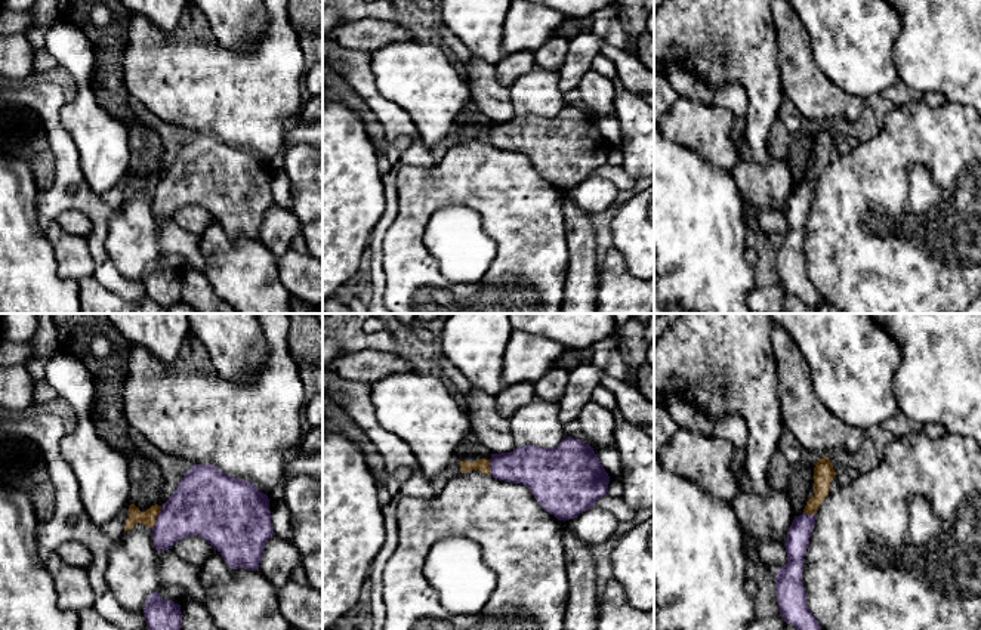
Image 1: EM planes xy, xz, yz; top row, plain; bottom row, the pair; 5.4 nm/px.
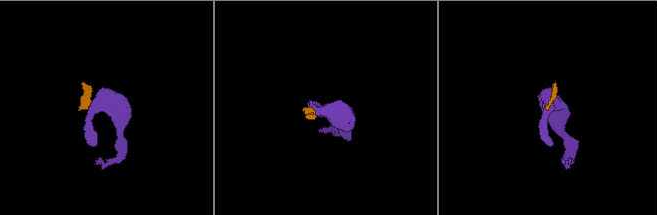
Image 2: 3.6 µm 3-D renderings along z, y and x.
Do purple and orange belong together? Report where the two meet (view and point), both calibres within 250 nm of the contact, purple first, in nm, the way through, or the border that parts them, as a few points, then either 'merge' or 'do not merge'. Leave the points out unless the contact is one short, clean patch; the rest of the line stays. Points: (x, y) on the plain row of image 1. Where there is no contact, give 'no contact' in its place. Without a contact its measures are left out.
xy (157, 187) | 320/80 nm | along xy (162, 176), (151, 195) | do not merge

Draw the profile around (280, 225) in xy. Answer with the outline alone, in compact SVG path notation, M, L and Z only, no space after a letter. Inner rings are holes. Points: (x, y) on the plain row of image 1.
M272 204L263 217L259 240L277 257L283 257L290 250L290 243L296 234L302 232L302 225L291 210Z

